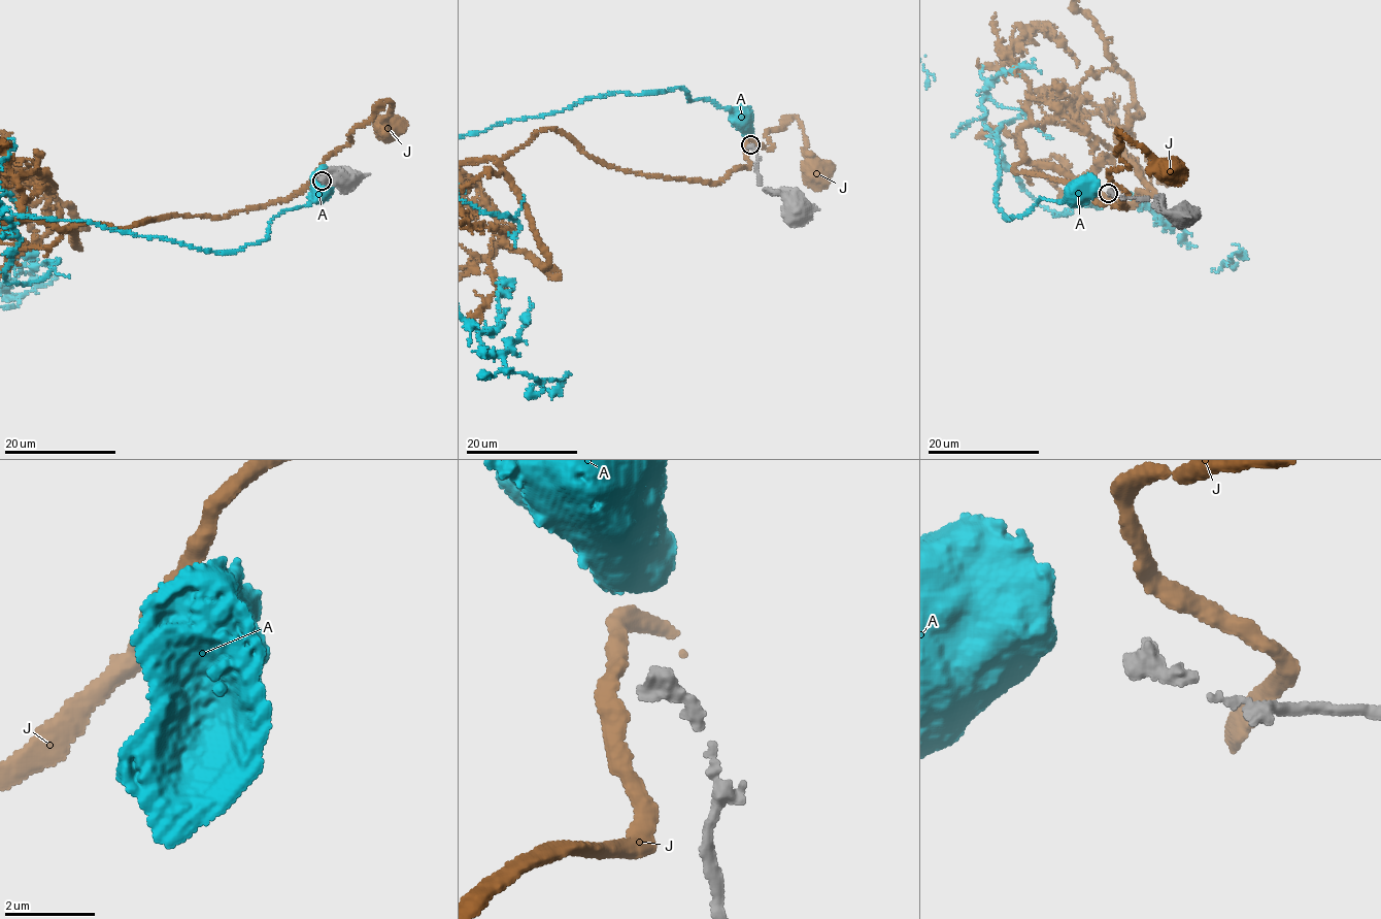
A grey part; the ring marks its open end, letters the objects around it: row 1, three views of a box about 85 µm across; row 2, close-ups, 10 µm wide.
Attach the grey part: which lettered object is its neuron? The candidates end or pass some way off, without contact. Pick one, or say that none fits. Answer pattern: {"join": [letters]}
{"join": []}

